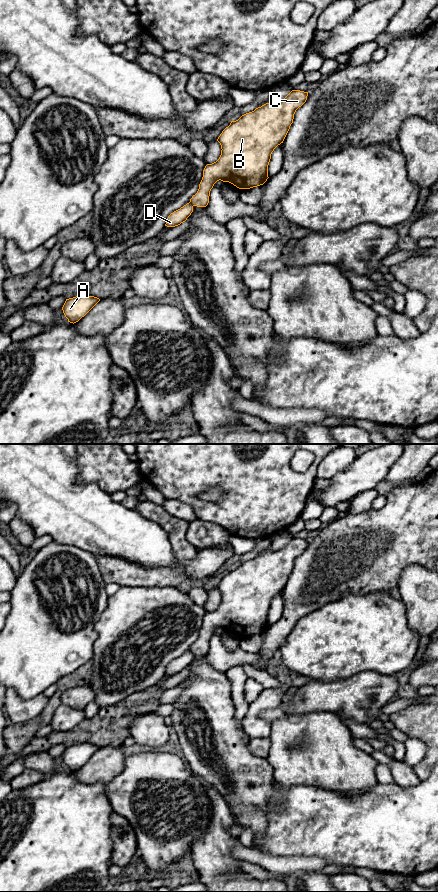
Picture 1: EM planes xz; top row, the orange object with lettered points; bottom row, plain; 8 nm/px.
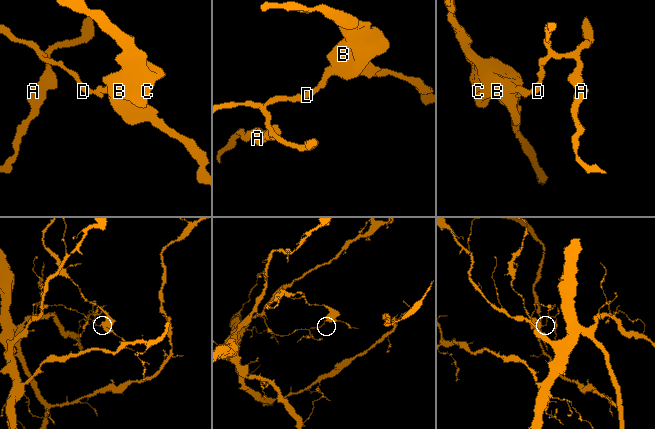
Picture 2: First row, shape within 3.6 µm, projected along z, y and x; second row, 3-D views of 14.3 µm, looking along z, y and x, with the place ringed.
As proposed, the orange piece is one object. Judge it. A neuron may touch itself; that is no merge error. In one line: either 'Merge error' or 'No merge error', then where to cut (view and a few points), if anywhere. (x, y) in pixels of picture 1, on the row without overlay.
Merge error. Split along xz (189, 650), (193, 653)

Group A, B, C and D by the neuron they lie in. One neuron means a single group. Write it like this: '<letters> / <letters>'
A D / B C

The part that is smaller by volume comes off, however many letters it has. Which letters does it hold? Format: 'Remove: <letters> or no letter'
Remove: B, C

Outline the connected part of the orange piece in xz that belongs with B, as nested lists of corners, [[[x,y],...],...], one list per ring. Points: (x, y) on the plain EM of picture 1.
[[[292,538],[283,548],[266,551],[231,569],[217,587],[222,597],[219,607],[205,614],[199,637],[189,651],[206,655],[210,639],[219,628],[239,637],[263,633],[269,626],[271,602],[283,591],[296,558],[307,544],[308,540]]]

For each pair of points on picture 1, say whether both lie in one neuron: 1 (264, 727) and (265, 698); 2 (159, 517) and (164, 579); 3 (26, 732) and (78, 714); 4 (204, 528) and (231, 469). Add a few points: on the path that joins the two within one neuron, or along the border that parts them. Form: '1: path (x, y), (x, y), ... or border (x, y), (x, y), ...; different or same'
1: path (257, 721), (254, 718), (254, 711), (259, 705); same
2: path (175, 532), (181, 546), (180, 566); same
3: border (61, 703), (49, 724); different
4: border (197, 517), (218, 524), (229, 531); different

